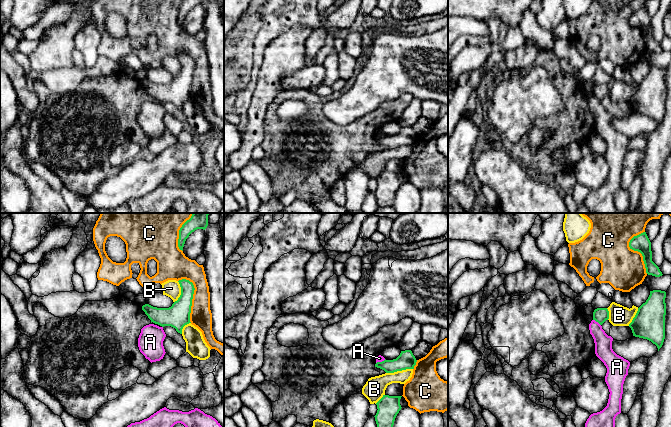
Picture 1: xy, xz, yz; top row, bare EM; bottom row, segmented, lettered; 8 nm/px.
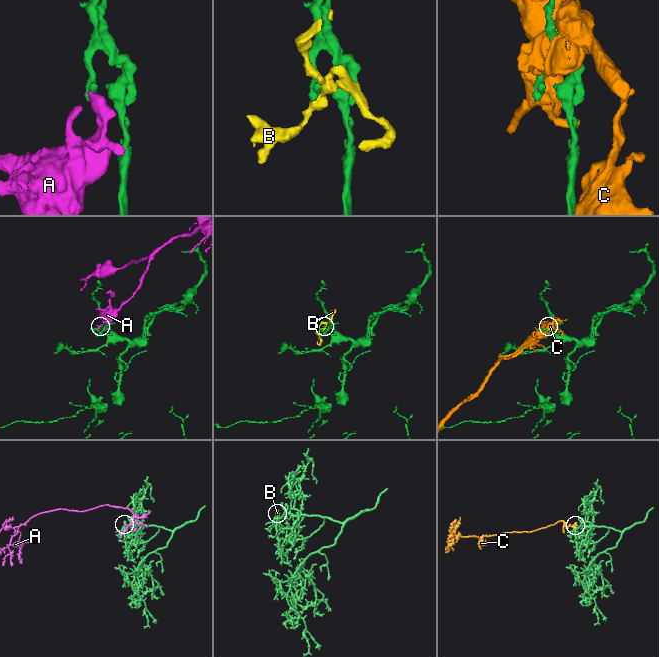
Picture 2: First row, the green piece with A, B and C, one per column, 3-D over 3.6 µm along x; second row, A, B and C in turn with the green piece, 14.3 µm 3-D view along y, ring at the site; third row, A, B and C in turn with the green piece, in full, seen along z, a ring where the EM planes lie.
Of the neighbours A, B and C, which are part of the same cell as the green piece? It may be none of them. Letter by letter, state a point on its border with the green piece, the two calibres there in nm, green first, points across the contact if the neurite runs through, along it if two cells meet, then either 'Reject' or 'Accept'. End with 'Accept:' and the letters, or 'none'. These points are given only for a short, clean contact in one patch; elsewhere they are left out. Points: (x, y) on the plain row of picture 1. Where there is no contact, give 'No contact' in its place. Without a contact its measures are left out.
A: Touches green at yz (597, 97). Thickness 120 nm (green) against 140 nm. Boundary: yz (593, 95), (600, 101). Reject
B: Touches green at xz (399, 146). Thickness 140 nm (green) against 170 nm. Reject
C: Touches green at xy (192, 74). Thickness 190 nm (green) against 180 nm. Reject
Accept: none

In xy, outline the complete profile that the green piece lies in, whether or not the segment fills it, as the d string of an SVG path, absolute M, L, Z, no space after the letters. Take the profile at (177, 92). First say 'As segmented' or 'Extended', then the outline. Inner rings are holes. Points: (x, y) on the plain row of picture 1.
As segmented. M186 55L178 57L181 63L181 71L169 84L157 84L149 80L142 82L142 86L151 98L162 103L171 102L182 110L182 105L190 98L194 61Z

